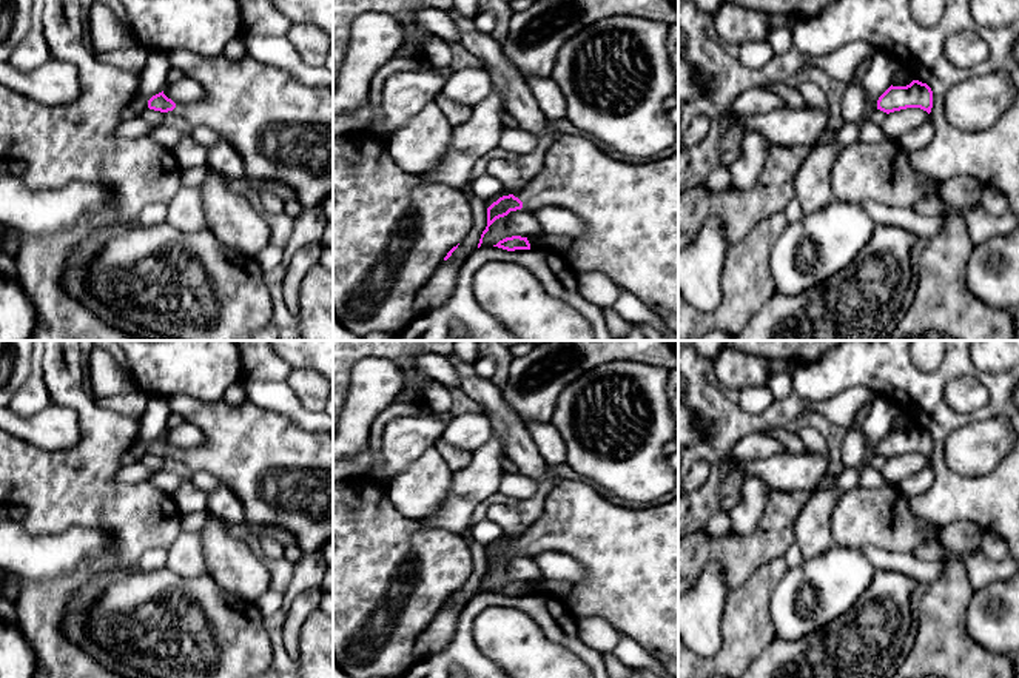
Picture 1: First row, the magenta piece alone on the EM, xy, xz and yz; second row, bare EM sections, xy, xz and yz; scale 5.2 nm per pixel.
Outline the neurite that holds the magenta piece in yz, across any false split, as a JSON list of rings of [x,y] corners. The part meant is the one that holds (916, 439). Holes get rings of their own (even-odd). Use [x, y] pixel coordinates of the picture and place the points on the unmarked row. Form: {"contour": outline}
{"contour": [[[913,425],[906,431],[890,431],[877,445],[877,455],[890,459],[906,453],[931,458],[933,436],[927,428]]]}

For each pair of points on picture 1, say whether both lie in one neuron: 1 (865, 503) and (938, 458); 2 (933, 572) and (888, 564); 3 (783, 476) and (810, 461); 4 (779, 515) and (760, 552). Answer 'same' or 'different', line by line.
1: different
2: same
3: same
4: same

